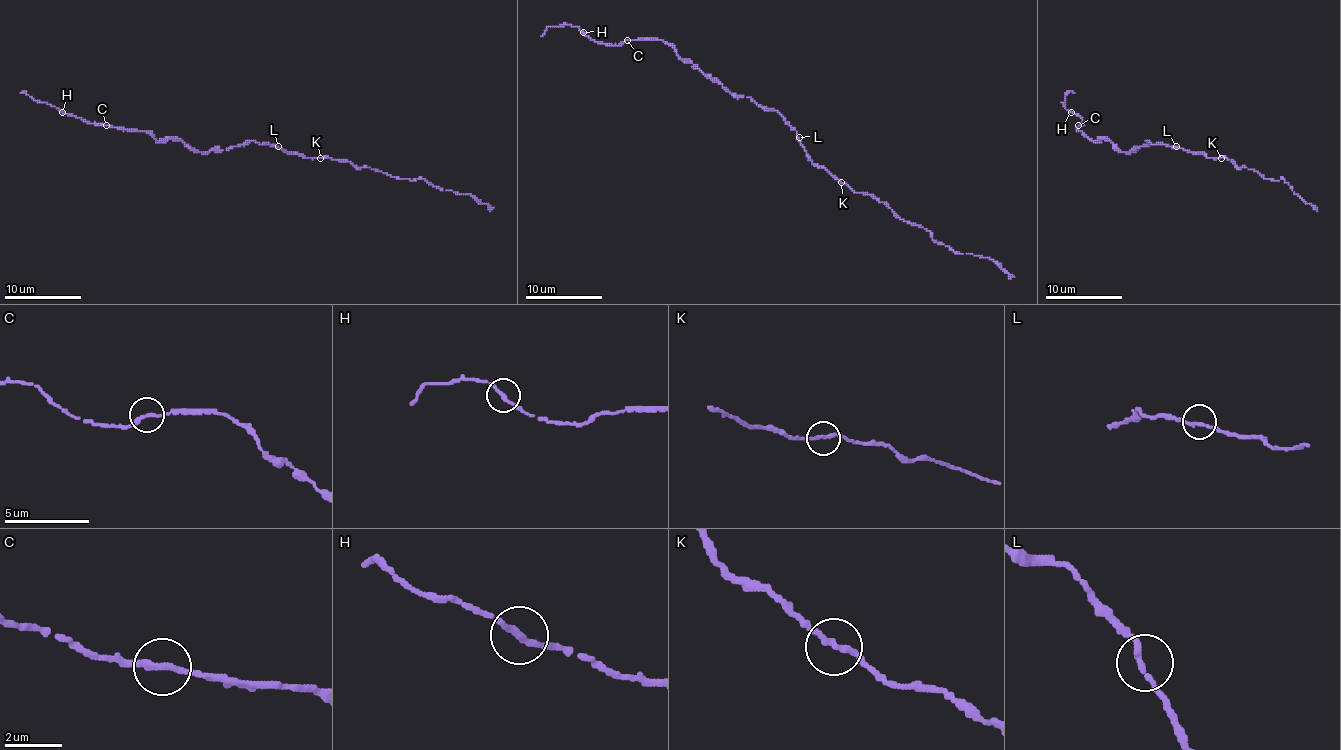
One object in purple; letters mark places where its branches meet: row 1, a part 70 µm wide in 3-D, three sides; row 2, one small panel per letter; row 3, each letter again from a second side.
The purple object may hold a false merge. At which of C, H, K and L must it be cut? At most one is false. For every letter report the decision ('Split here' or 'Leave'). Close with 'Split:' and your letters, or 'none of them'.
C: Leave
H: Leave
K: Leave
L: Leave
Split: none of them

